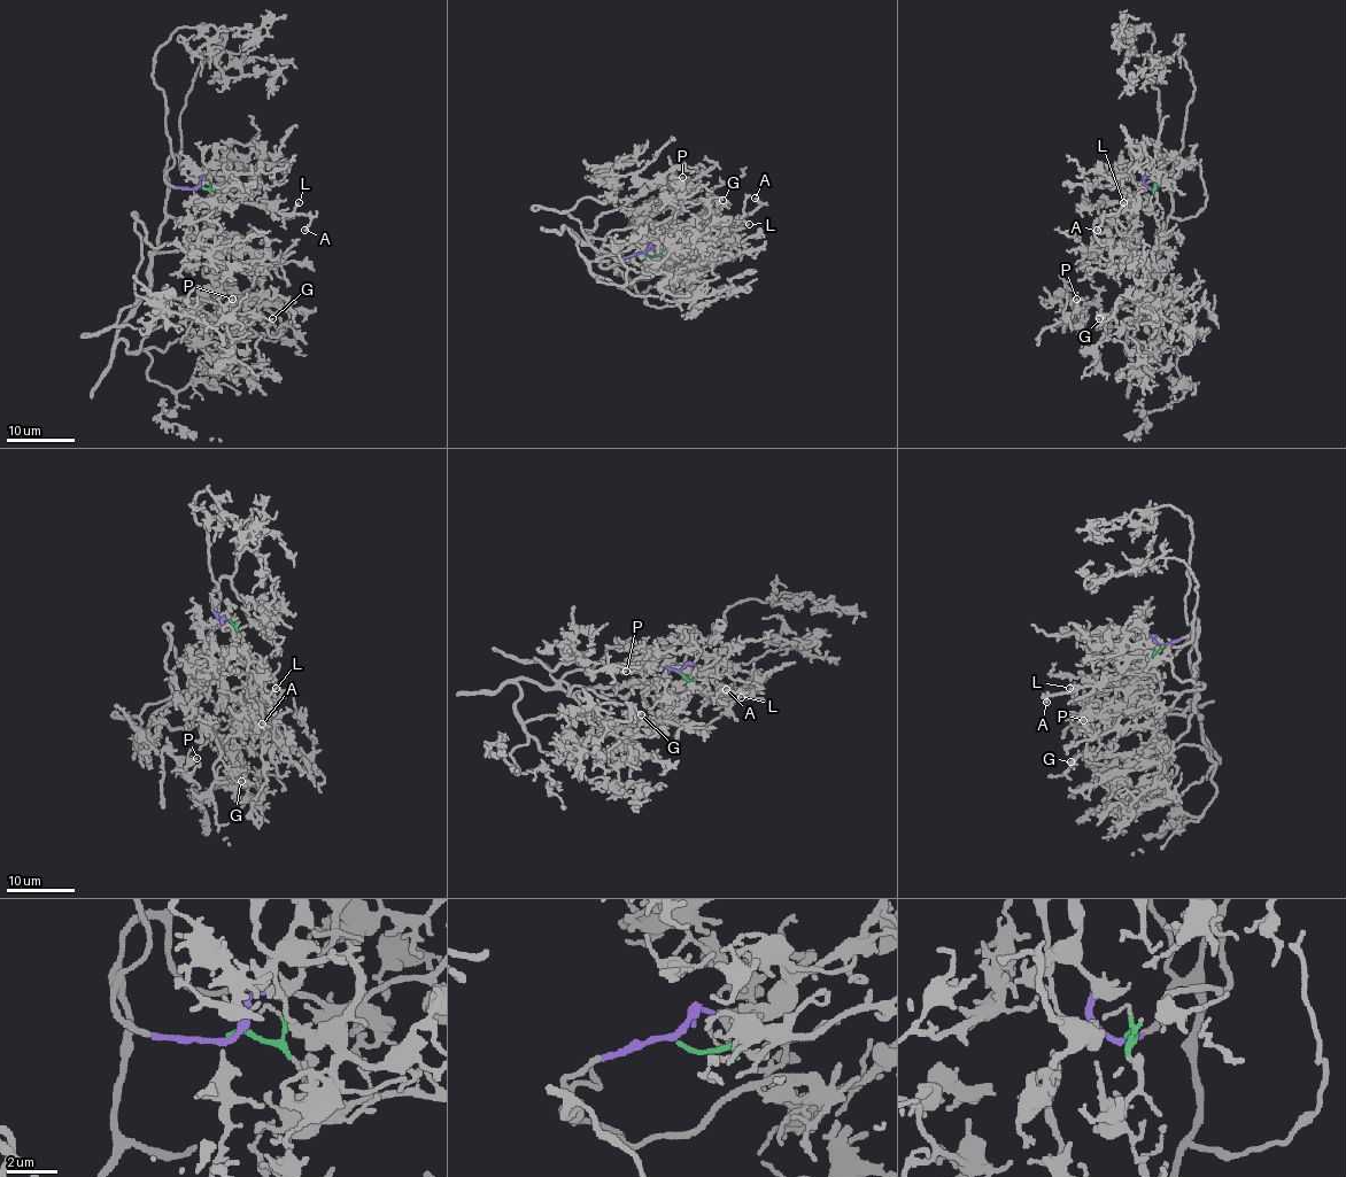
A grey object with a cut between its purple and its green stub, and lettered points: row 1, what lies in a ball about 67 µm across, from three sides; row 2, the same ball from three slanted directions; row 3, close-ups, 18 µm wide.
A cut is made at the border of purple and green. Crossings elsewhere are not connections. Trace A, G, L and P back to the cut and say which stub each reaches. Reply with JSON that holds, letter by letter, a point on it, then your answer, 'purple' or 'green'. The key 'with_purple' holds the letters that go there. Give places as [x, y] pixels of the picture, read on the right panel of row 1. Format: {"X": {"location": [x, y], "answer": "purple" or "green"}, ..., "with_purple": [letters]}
{"A": {"location": [1097, 230], "answer": "green"}, "G": {"location": [1099, 318], "answer": "purple"}, "L": {"location": [1123, 202], "answer": "green"}, "P": {"location": [1076, 299], "answer": "purple"}, "with_purple": ["G", "P"]}

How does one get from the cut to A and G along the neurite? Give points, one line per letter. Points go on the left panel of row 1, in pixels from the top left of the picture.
A: (194, 187), (206, 187), (223, 204), (264, 204), (281, 214), (306, 214), (311, 221), (304, 231)
G: (194, 187), (172, 186), (165, 173), (165, 214), (152, 260), (152, 300), (199, 297), (236, 312), (273, 318)

